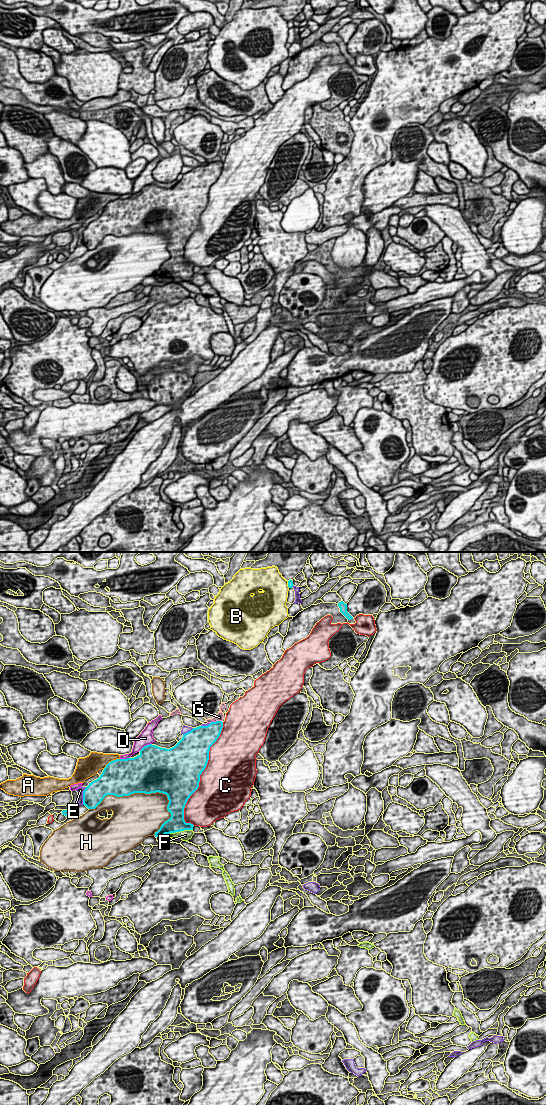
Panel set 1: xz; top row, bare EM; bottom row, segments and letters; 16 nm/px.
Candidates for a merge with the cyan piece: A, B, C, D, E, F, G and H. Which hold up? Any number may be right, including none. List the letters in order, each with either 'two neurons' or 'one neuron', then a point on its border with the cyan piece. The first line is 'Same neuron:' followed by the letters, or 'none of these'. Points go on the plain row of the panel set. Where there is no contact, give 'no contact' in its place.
Same neuron: F
A: two neurons; contact xz (111, 201)
B: two neurons; contact xz (288, 24)
C: two neurons; contact xz (201, 213)
D: two neurons; contact xz (145, 186)
E: two neurons; contact xz (83, 236)
F: one neuron; contact xz (177, 271)
G: two neurons; contact xz (217, 161)
H: two neurons; contact xz (138, 232)

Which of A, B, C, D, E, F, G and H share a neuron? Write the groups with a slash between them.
A / B / C / D / E / F / G / H

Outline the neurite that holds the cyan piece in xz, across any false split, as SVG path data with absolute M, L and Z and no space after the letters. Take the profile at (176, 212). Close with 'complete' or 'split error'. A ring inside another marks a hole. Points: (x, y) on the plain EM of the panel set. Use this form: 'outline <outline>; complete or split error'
outline M222 161L211 162L183 174L182 179L170 189L149 184L134 198L109 202L100 217L83 231L83 245L95 249L107 235L166 234L171 257L154 275L188 281L194 275L194 265L185 262L184 248L199 227L210 187L219 178L222 168Z; split error

